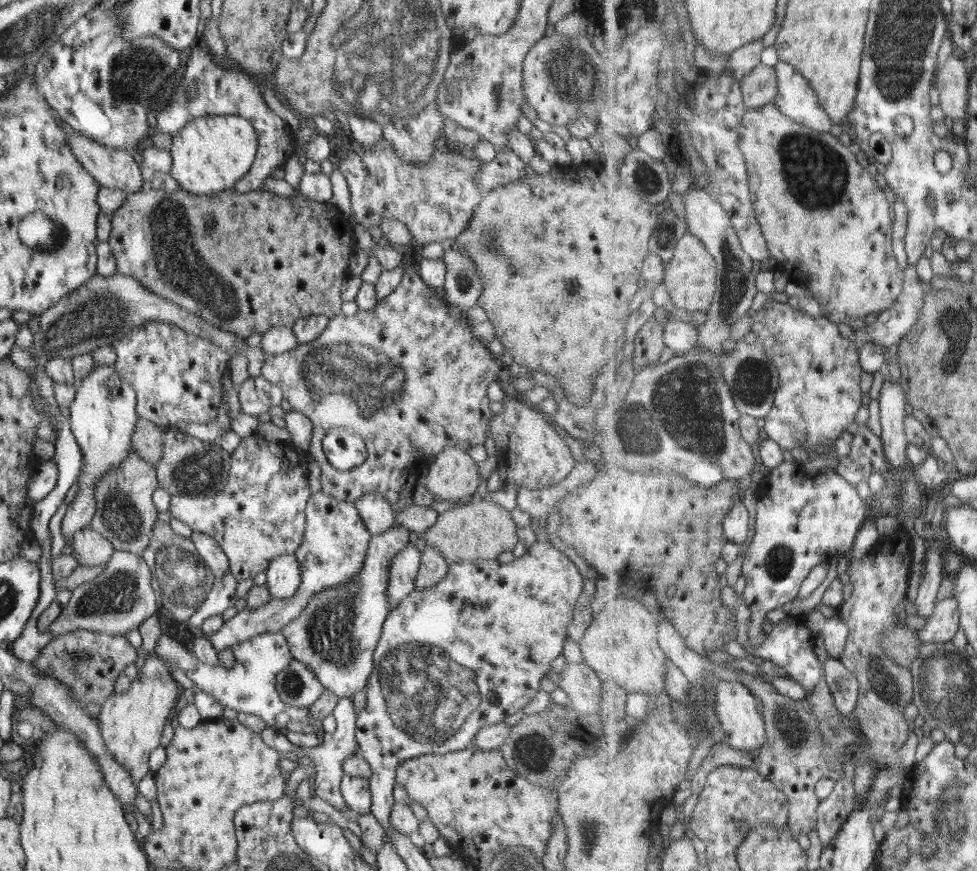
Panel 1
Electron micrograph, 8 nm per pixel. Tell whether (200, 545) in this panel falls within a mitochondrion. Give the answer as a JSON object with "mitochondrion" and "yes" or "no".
{"mitochondrion":"yes"}

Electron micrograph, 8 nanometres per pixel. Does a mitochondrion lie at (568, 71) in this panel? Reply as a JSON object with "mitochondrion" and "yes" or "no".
{"mitochondrion":"yes"}

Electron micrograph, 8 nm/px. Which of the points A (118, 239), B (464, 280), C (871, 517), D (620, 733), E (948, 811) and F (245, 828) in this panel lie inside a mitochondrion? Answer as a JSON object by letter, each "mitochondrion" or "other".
{"A":"other","B":"mitochondrion","C":"other","D":"other","E":"mitochondrion","F":"other"}

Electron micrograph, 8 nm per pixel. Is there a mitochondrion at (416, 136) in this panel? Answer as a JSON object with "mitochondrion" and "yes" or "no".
{"mitochondrion":"yes"}

